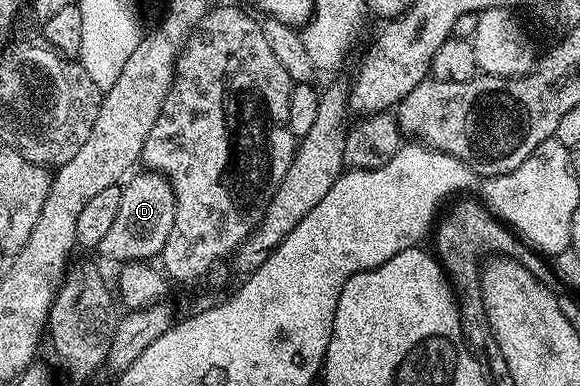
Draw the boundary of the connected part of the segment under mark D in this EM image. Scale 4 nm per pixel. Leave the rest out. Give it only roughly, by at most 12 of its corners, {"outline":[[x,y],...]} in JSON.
{"outline":[[141,170],[96,251],[118,262],[160,257],[175,222],[173,187]]}

